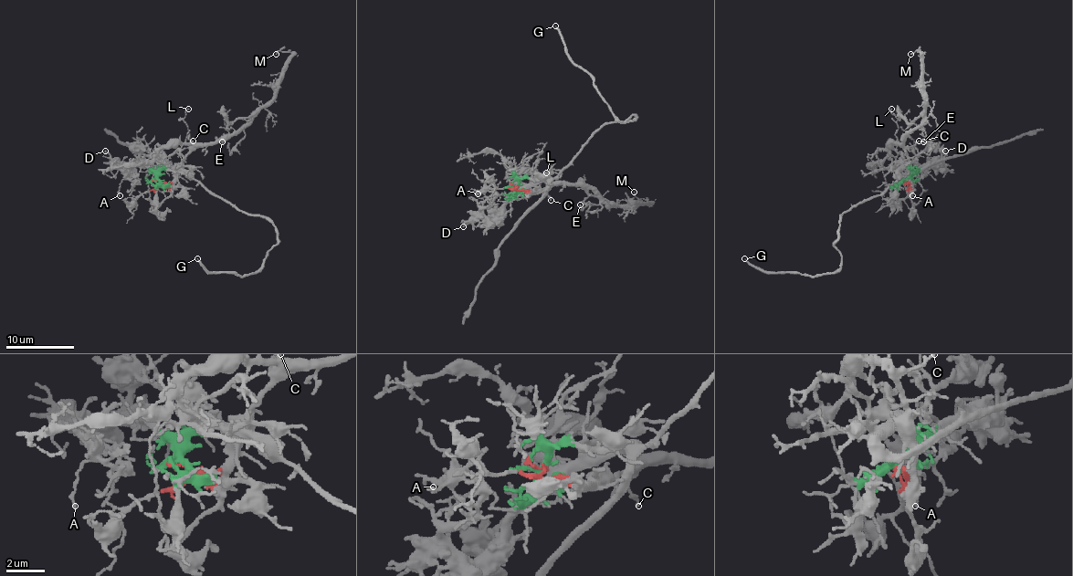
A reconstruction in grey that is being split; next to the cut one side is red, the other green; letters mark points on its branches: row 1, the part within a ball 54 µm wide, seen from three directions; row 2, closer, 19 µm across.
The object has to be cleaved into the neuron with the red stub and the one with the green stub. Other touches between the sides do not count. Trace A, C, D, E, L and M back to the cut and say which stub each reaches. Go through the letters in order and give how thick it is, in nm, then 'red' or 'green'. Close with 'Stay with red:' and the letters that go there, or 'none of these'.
A: 160 nm thick; green
C: 170 nm thick; red
D: 140 nm thick; green
E: 130 nm thick; red
L: 110 nm thick; red
M: 100 nm thick; red
Stay with red: C, E, L, M

